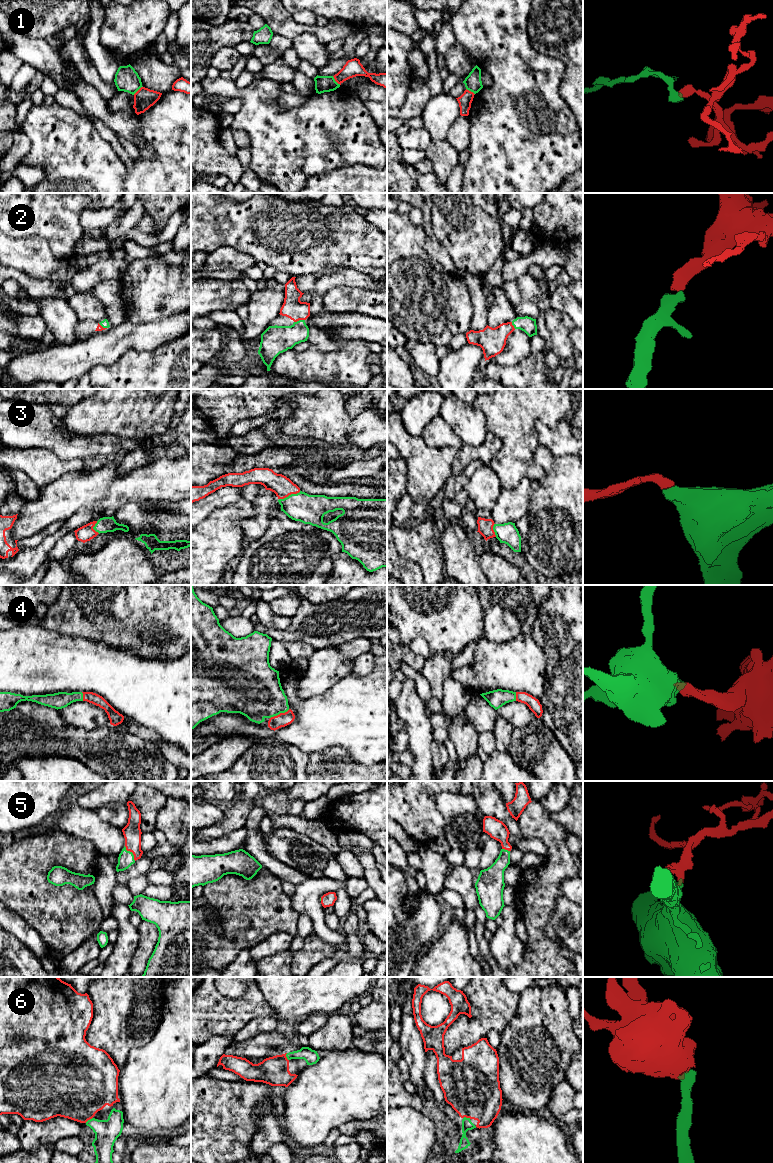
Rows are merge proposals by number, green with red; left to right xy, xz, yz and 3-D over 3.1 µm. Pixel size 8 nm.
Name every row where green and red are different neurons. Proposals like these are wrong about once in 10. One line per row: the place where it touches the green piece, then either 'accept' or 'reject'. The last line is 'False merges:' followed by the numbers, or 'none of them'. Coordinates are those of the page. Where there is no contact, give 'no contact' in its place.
1: xz (335, 81) | reject
2: xz (299, 320) | accept
3: xz (289, 495) | accept
4: xz (279, 713) | accept
5: xy (131, 852) | accept
6: xy (88, 1120) | accept
False merges: 1

